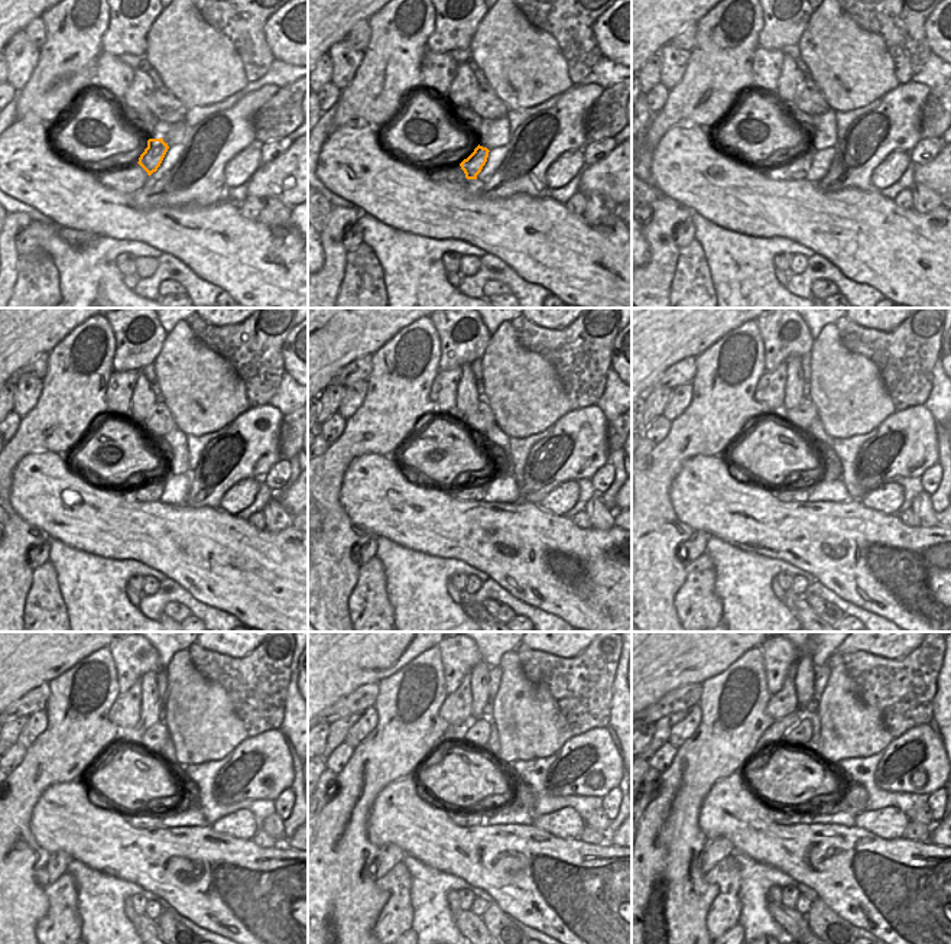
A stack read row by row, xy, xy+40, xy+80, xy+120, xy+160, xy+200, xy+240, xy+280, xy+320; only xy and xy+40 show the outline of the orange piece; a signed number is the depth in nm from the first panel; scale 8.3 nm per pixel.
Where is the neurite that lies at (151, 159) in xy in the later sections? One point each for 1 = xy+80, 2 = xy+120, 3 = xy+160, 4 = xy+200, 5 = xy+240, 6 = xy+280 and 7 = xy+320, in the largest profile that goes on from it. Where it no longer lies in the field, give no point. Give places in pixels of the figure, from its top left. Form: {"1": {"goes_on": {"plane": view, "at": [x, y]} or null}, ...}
{"1": {"goes_on": {"plane": "xy+80", "at": [798, 168]}}, "2": {"goes_on": {"plane": "xy+120", "at": [151, 492]}}, "3": {"goes_on": {"plane": "xy+160", "at": [468, 493]}}, "4": {"goes_on": {"plane": "xy+200", "at": [786, 495]}}, "5": {"goes_on": {"plane": "xy+240", "at": [142, 821]}}, "6": {"goes_on": {"plane": "xy+280", "at": [460, 818]}}, "7": {"goes_on": {"plane": "xy+320", "at": [782, 816]}}}

